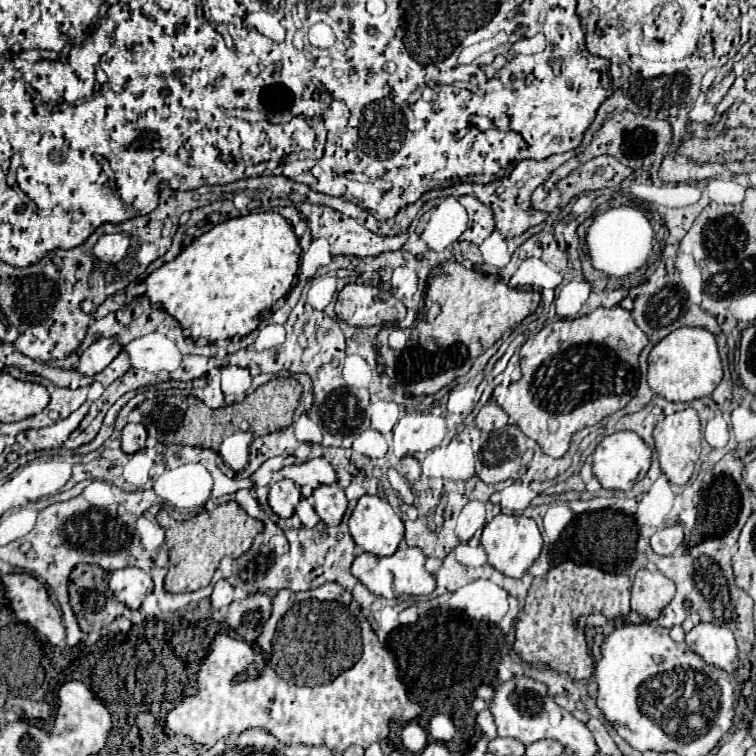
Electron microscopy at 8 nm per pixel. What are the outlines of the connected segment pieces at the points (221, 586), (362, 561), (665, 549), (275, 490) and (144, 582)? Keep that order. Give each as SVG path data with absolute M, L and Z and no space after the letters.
M225 579L217 581L215 583L215 589L211 593L211 605L213 605L213 609L223 609L231 601L233 601L233 587Z
M409 547L407 551L395 551L389 557L377 557L371 553L361 553L351 565L351 573L377 597L393 599L401 595L429 595L435 589L435 577L425 571L425 555L419 547Z
M673 525L673 527L667 527L663 531L657 531L653 537L651 537L651 547L657 555L673 555L673 551L683 543L683 527L681 525Z
M281 479L281 481L271 485L269 505L279 517L283 517L283 519L291 517L299 499L301 499L301 493L291 479Z
M125 567L111 573L109 589L117 601L125 603L129 609L139 609L143 597L153 591L153 579L143 569Z

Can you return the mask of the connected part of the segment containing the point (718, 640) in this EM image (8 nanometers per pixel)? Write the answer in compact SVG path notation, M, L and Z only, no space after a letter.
M699 623L685 635L687 647L697 653L705 663L733 673L739 665L735 637L727 627Z

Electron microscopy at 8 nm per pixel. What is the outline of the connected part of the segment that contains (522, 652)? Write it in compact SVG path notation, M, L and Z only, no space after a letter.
M573 561L549 569L545 575L535 577L525 599L525 607L515 623L513 651L529 663L541 663L553 671L569 673L575 681L589 679L593 675L593 657L587 647L585 629L577 627L577 619L585 613L601 613L607 619L629 615L631 579L623 573L605 573L591 565L575 565Z

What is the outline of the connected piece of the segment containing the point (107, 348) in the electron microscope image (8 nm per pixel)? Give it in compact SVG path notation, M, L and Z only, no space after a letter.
M113 337L99 339L87 351L83 351L83 355L77 361L77 371L81 375L95 375L103 371L117 357L119 351L121 351L121 345Z

